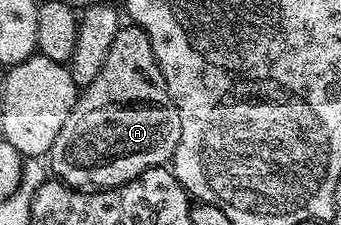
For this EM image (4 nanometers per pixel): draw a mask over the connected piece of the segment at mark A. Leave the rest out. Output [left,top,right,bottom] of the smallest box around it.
[48,23,180,191]

